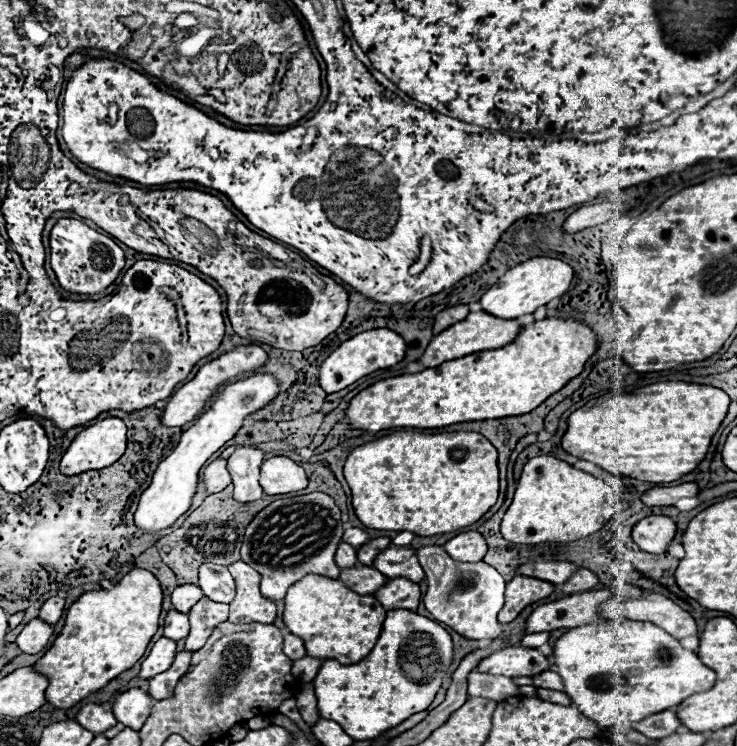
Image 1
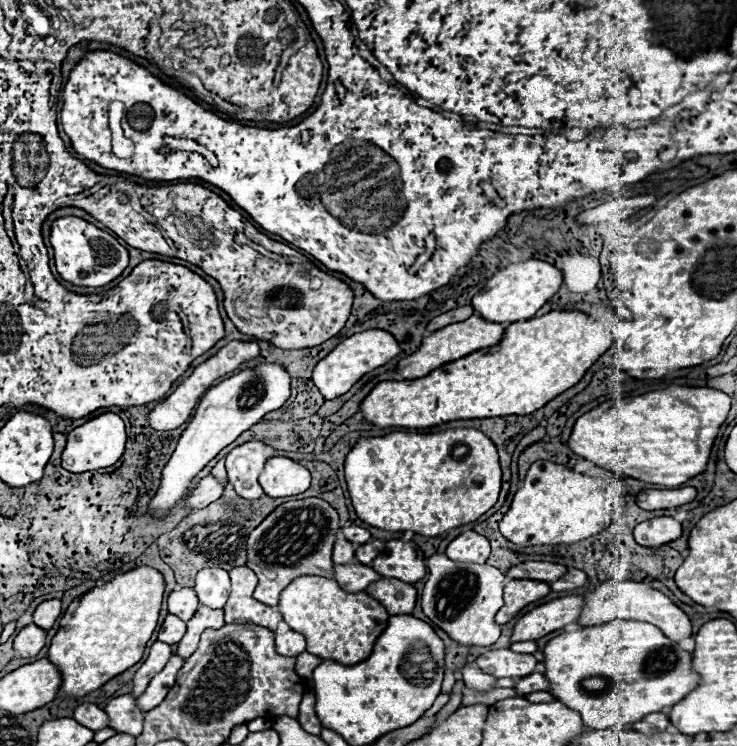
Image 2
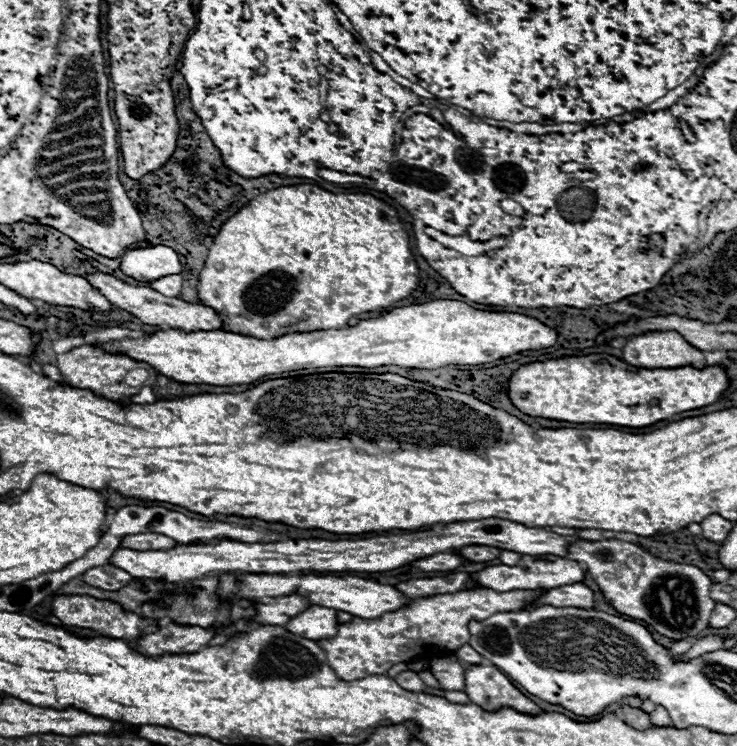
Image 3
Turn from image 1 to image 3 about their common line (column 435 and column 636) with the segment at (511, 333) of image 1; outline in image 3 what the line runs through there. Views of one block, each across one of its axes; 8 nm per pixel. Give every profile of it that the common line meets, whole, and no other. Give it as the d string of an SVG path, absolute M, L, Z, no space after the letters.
M648 332L642 336L634 336L622 348L622 358L630 366L646 370L682 366L702 370L706 366L704 354L676 332Z

